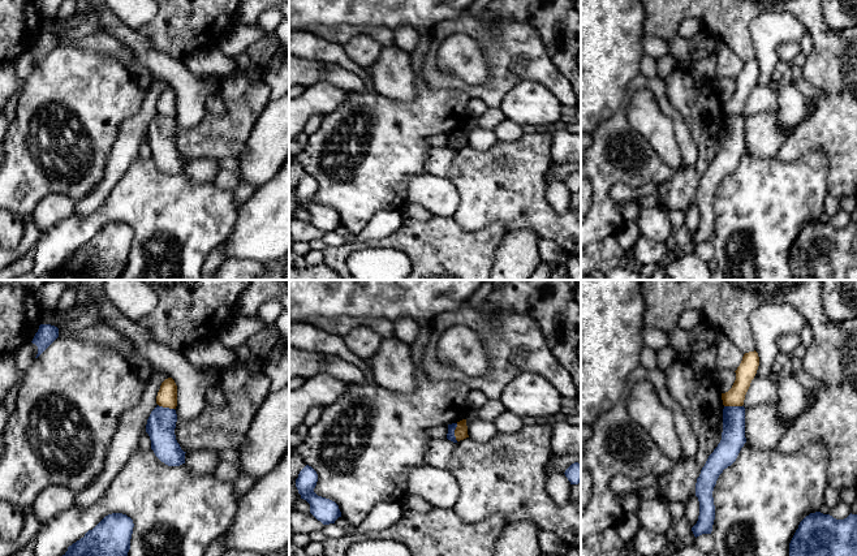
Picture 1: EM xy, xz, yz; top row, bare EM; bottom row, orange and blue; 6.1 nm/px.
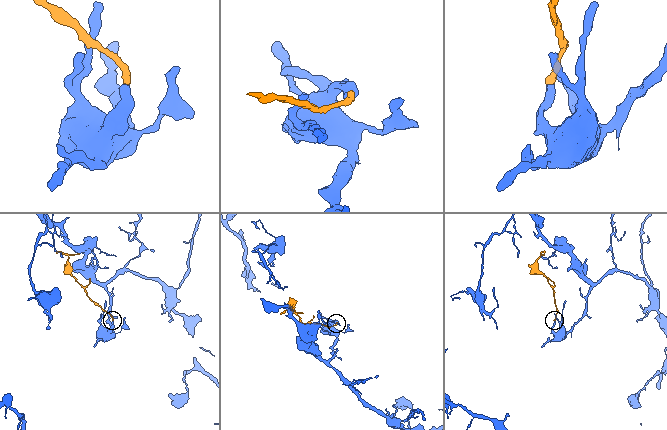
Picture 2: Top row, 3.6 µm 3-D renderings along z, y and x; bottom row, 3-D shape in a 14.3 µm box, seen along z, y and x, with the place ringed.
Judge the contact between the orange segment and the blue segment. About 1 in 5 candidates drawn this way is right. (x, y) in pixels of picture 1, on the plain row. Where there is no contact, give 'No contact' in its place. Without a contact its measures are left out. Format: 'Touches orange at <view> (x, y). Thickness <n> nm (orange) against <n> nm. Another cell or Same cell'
Touches orange at xz (455, 141). Thickness 80 nm (orange) against 50 nm. Another cell

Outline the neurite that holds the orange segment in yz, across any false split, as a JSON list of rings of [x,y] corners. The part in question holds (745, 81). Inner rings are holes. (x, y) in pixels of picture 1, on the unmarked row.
[[[749,60],[745,61],[740,74],[737,76],[736,89],[732,96],[722,102],[722,108],[724,115],[742,115],[745,103],[750,95],[752,89],[754,87],[759,74],[758,61]]]

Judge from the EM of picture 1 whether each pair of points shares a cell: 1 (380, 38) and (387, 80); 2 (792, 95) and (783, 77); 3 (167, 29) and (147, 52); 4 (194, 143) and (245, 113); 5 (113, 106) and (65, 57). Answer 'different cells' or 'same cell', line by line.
1: different cells
2: same cell
3: different cells
4: same cell
5: same cell

